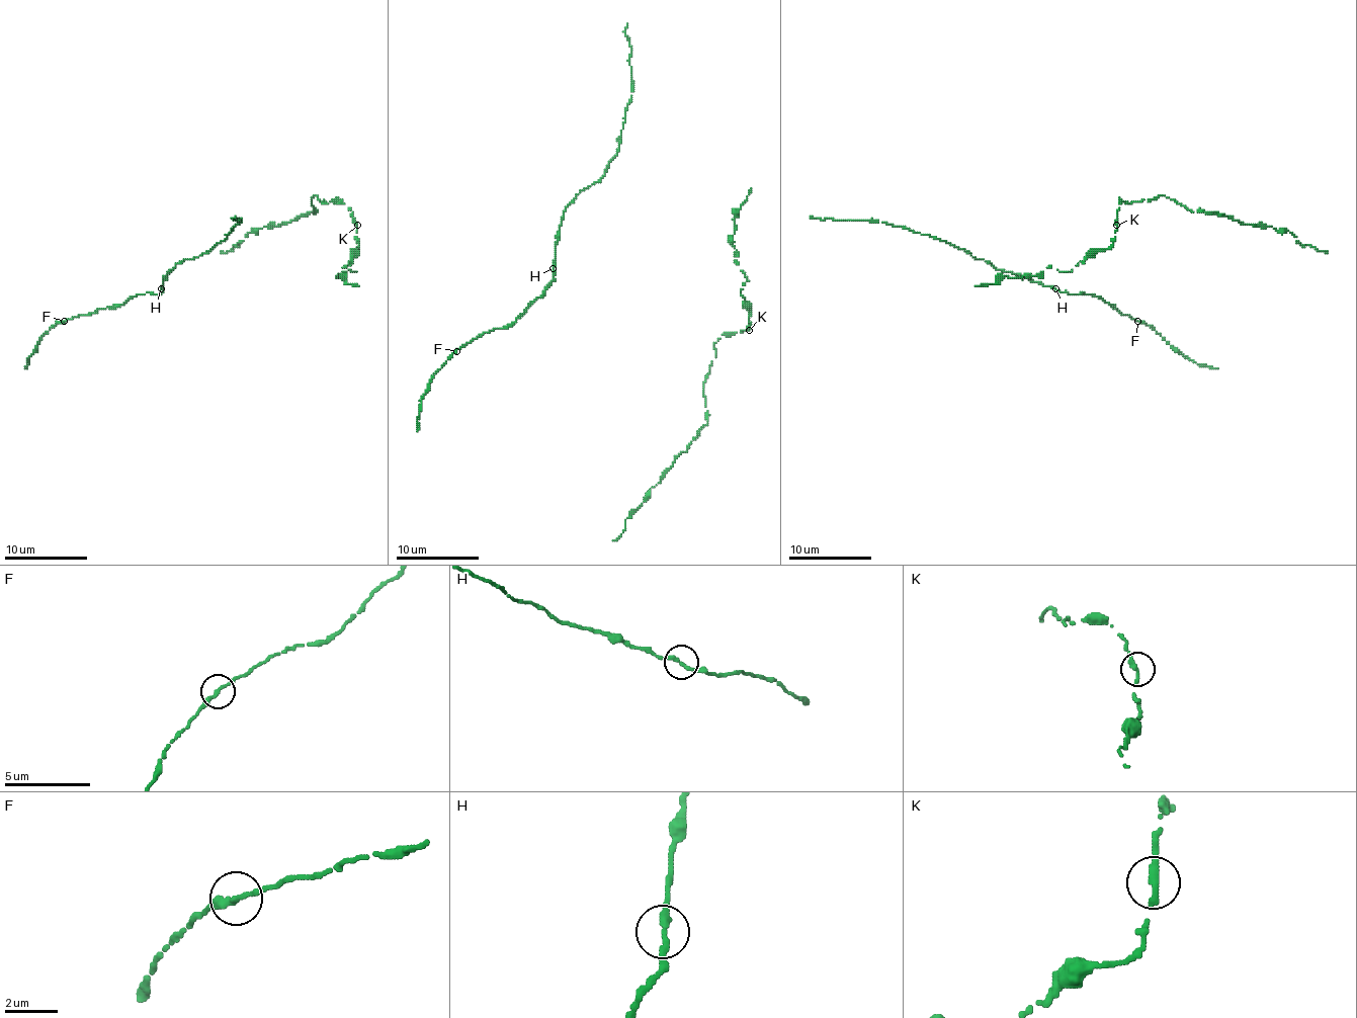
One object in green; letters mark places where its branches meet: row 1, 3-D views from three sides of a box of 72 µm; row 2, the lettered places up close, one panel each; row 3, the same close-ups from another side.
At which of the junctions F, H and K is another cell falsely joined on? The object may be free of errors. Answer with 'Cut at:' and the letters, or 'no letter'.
Cut at: no letter

